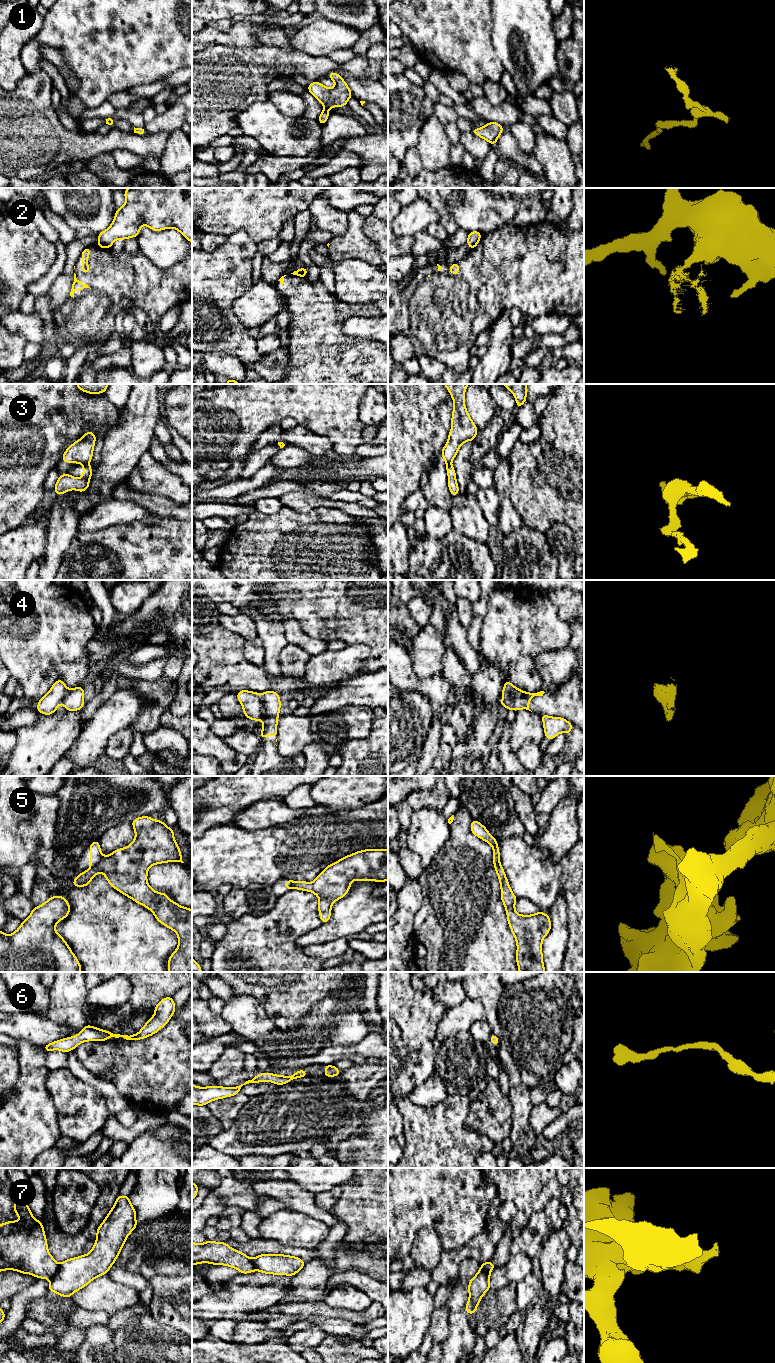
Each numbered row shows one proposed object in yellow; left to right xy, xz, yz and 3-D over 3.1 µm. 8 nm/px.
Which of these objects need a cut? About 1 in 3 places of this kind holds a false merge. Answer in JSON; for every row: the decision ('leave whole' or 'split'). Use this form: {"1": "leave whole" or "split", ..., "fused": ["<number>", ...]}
{"1": "leave whole", "2": "split", "3": "split", "4": "split", "5": "split", "6": "leave whole", "7": "split", "fused": ["2", "3", "4", "5", "7"]}

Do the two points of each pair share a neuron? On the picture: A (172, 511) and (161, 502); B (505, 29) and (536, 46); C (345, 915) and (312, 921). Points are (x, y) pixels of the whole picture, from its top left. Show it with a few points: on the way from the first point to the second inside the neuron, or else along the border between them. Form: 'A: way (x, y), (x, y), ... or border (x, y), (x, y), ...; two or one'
A: way (169, 508), (164, 505); one
B: way (514, 24), (517, 24), (530, 37); one
C: border (323, 923), (302, 934); two

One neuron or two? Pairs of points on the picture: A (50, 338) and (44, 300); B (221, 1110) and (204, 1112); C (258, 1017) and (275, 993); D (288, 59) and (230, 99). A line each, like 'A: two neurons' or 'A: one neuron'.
A: one neuron
B: two neurons
C: two neurons
D: one neuron

